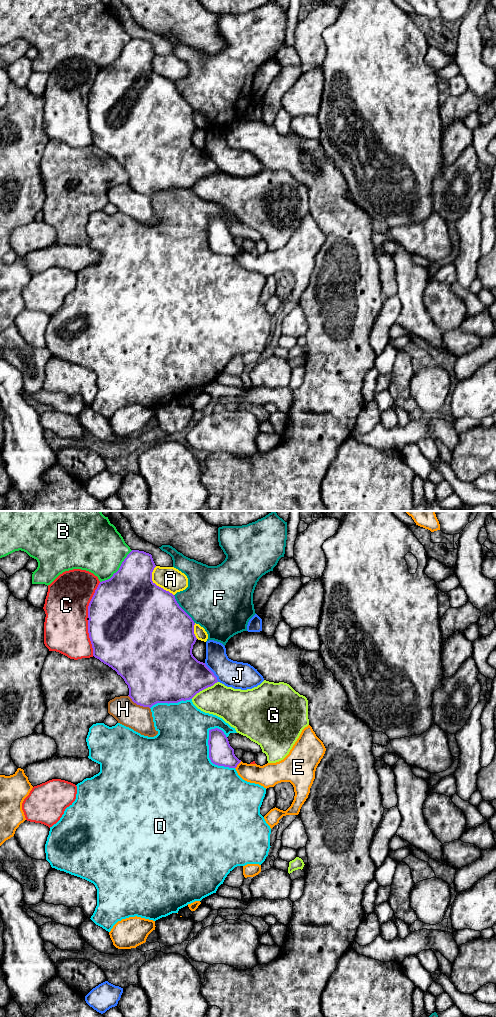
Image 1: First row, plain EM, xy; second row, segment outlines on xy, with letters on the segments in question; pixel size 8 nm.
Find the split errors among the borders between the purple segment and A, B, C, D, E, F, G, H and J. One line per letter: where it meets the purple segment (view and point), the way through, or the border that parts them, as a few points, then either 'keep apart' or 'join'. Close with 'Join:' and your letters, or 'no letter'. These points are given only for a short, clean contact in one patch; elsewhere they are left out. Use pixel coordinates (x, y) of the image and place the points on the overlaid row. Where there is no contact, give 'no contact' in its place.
A: xy (155, 584) | keep apart
B: xy (119, 569) | keep apart
C: xy (91, 600) | keep apart
D: xy (209, 757) | keep apart
E: xy (237, 764) | along xy (241, 761), (235, 768) | keep apart
F: xy (182, 609) | keep apart
G: xy (204, 688) | keep apart
H: xy (138, 704) | keep apart
J: xy (212, 672) | keep apart
Join: no letter

